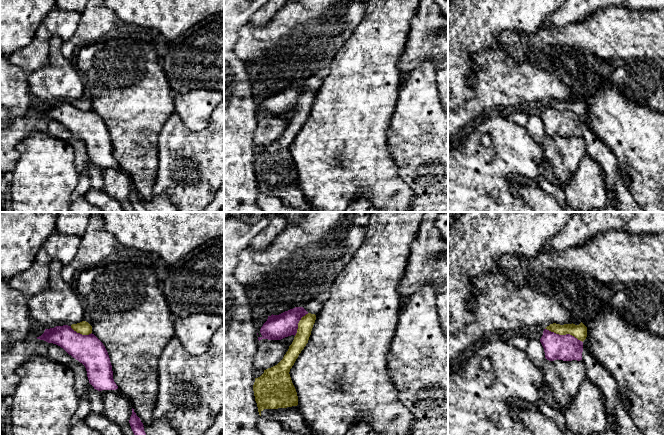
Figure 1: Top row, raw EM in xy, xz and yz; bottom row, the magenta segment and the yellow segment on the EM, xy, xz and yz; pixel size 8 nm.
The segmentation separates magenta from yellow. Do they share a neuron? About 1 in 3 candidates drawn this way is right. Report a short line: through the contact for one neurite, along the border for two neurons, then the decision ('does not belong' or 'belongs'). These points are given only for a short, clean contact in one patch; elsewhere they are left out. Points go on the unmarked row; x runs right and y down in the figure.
line yz (545, 104), (559, 110), (571, 110), (582, 118); does not belong

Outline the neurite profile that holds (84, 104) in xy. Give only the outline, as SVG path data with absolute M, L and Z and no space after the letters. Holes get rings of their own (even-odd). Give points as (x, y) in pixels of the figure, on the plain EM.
M82 97L77 100L72 100L71 104L82 111L89 111L92 109L92 102L86 97Z

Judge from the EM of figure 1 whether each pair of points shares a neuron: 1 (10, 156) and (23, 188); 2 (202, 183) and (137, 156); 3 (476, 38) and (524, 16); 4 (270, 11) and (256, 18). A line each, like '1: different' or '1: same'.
1: different
2: different
3: same
4: same

